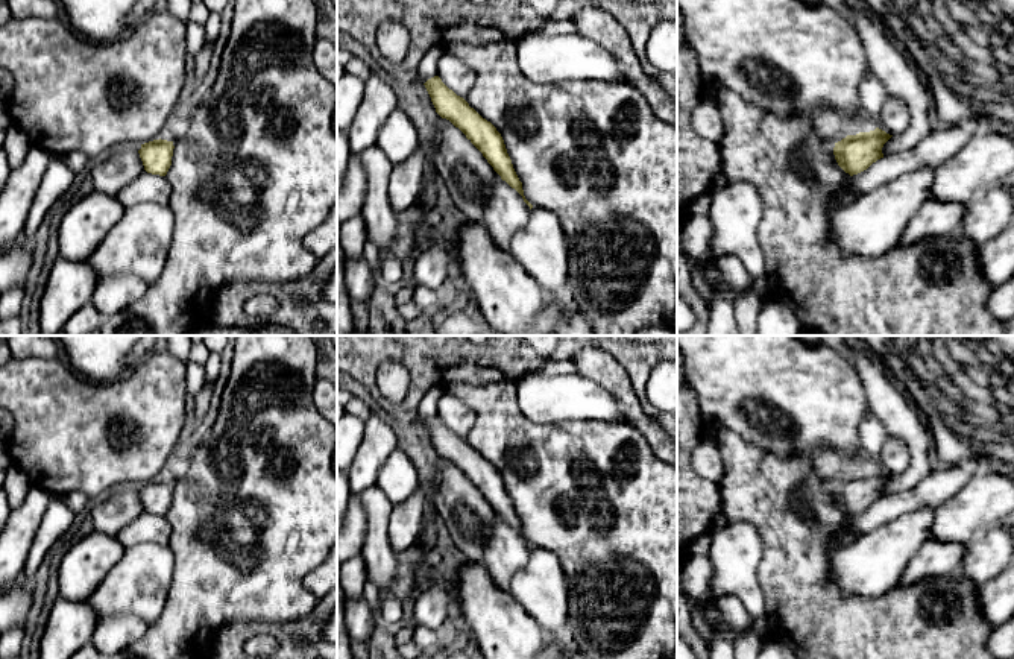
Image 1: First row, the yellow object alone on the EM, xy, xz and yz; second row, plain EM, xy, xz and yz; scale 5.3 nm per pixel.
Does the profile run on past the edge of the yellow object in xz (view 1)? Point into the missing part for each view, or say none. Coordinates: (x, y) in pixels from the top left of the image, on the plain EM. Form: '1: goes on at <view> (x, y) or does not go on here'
1: goes on at xz (592, 492)

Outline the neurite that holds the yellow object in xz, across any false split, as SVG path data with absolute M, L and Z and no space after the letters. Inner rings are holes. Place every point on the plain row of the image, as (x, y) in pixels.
M510 381L451 384L445 390L472 405L477 421L463 439L439 416L428 419L424 425L436 452L466 475L530 550L539 547L559 559L569 592L565 638L577 644L578 654L583 659L672 659L677 644L677 468L660 460L644 434L628 424L528 421Z

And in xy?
M235 336L231 374L226 381L217 419L208 440L187 448L187 472L175 481L153 480L138 490L144 510L164 516L172 533L168 547L175 554L175 572L161 616L147 626L144 635L117 654L105 659L213 659L216 633L235 621L291 623L305 620L319 598L305 589L304 577L323 563L337 544L337 475L332 457L337 451L337 427L326 421L314 405L313 390L317 381L317 348L311 336Z

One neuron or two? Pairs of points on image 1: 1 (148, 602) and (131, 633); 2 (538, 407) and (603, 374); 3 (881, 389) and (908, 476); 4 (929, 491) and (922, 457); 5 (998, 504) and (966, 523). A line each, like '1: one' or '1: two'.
1: two
2: two
3: one
4: two
5: one

